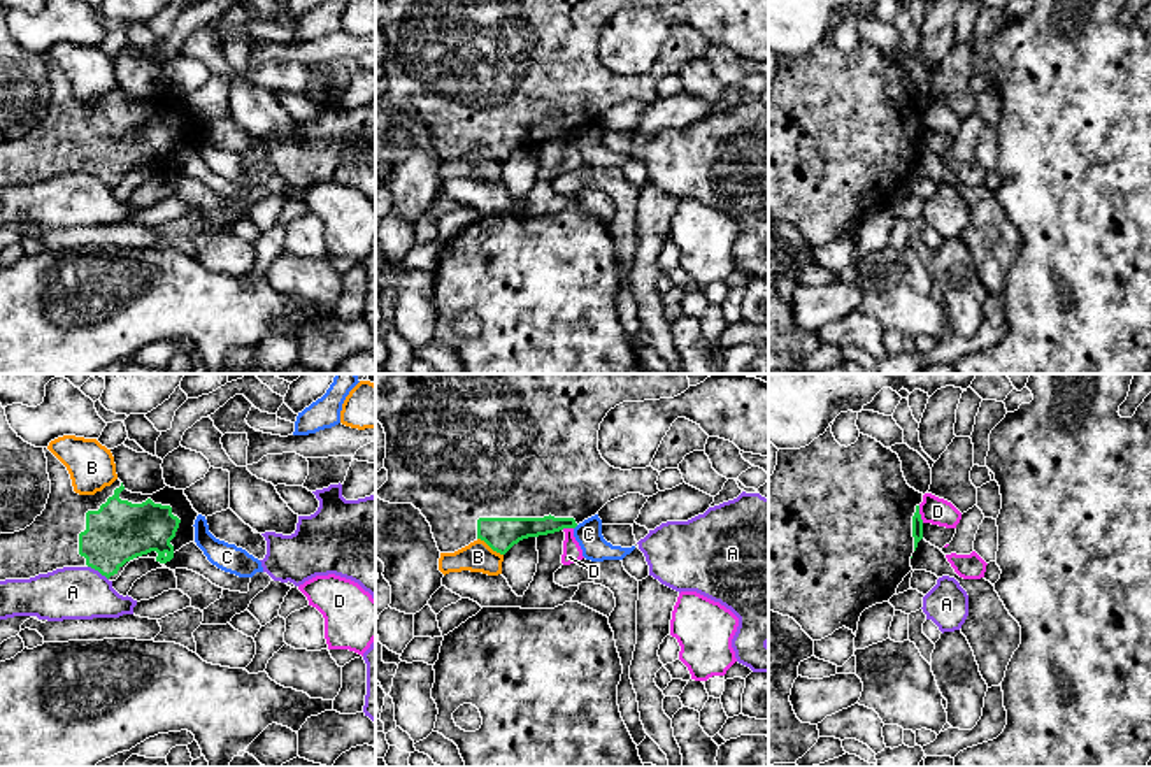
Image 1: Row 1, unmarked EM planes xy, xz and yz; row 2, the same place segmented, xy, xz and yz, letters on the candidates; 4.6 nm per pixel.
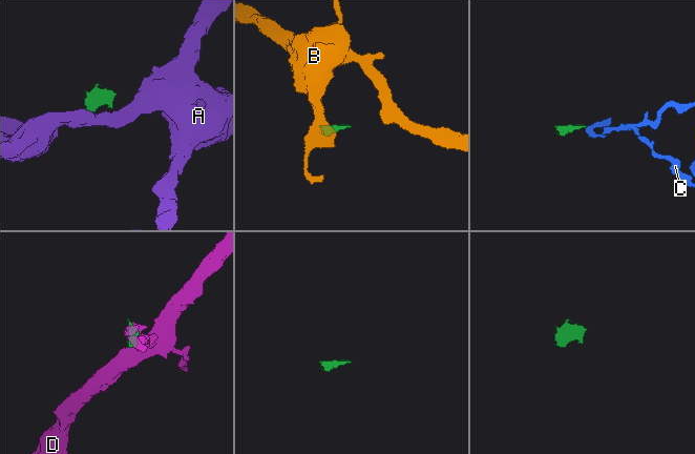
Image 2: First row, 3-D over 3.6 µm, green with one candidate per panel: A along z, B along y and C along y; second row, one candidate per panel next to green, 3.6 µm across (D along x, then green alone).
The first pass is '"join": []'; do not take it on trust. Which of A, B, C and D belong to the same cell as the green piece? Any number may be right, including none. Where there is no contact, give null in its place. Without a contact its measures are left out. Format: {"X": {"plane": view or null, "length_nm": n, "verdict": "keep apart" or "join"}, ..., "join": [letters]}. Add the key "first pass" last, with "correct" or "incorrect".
{"A": {"plane": "xy", "length_nm": 120, "verdict": "keep apart"}, "B": {"plane": "xz", "length_nm": 150, "verdict": "keep apart"}, "C": {"plane": null, "verdict": "keep apart"}, "D": {"plane": "yz", "length_nm": 80, "verdict": "keep apart"}, "join": [], "first pass": "correct"}

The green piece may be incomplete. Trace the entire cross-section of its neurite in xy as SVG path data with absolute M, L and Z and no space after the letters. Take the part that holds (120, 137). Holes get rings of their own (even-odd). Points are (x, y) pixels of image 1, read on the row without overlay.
M44 54L51 100L46 116L25 137L0 140L0 188L30 186L63 174L91 174L116 188L125 174L139 165L154 165L165 170L182 153L195 149L198 119L184 97L165 93L153 102L132 100L119 86L95 102L74 98L67 74Z

